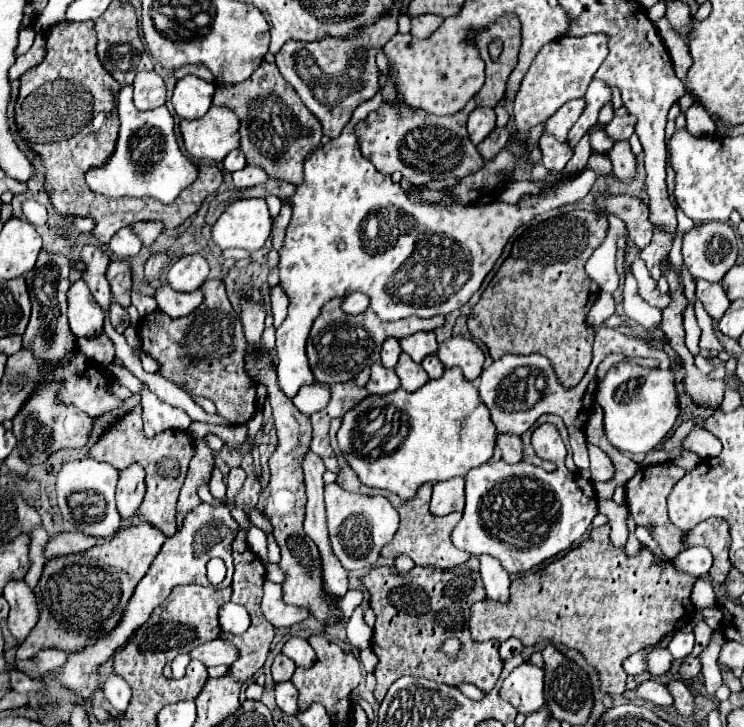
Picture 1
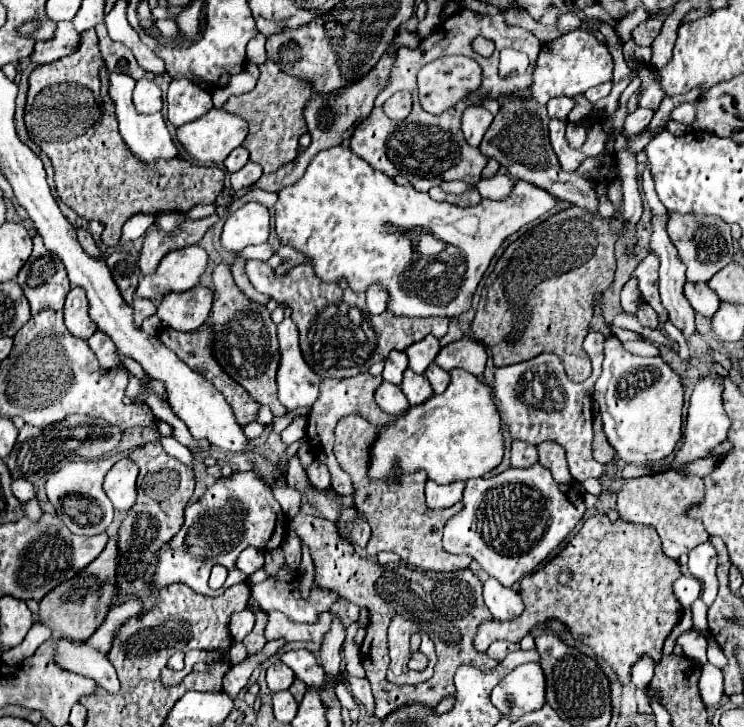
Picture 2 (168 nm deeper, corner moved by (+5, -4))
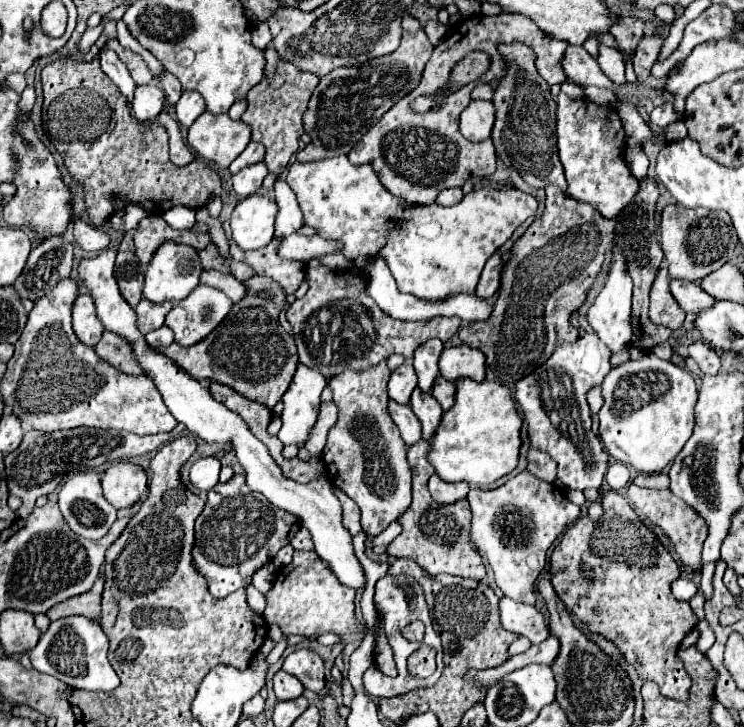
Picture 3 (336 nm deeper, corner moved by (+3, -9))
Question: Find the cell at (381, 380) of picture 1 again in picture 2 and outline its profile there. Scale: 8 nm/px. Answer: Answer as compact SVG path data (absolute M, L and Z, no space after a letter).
M382 382L376 392L374 392L374 400L376 404L388 412L388 414L396 414L396 412L404 412L404 408L408 408L408 400L404 396L404 392L400 390L400 386L390 384L390 382Z

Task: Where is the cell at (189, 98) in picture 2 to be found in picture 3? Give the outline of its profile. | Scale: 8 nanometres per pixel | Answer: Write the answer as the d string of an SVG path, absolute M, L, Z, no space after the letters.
M184 91L178 105L176 105L176 117L184 127L190 127L202 113L206 111L202 95L194 91Z

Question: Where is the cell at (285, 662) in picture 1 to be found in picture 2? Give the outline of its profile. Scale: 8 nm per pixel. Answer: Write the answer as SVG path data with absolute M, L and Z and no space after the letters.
M274 662L268 670L266 670L266 682L268 688L272 692L280 692L280 690L288 690L290 684L294 682L294 672L284 664L284 662Z

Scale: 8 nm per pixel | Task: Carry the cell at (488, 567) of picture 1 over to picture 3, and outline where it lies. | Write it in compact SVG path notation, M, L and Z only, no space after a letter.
M508 597L500 599L500 619L504 629L524 635L532 643L534 643L534 631L548 631L548 625L540 611L536 611L532 605L510 601Z

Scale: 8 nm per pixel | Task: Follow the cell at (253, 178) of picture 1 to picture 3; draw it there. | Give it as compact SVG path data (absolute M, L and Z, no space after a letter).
M256 163L256 165L248 165L244 169L240 169L234 177L232 177L232 183L234 183L234 191L240 195L240 197L248 197L252 193L256 193L260 187L262 187L262 181L264 177L268 175L268 169L266 169L266 163Z

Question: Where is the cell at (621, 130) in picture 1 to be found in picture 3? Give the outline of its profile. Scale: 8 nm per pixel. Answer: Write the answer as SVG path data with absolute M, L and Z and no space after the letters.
M664 103L664 105L656 107L656 109L650 113L650 121L652 121L654 125L658 125L658 127L668 127L668 125L680 121L680 119L682 119L682 115L674 111L672 103Z

